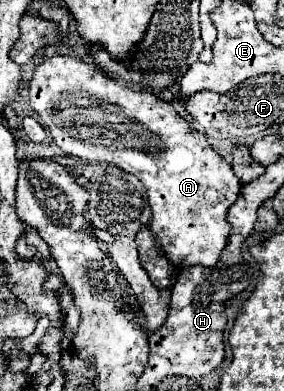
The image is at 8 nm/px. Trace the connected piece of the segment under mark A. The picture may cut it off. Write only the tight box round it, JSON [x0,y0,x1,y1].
[28,55,240,267]

